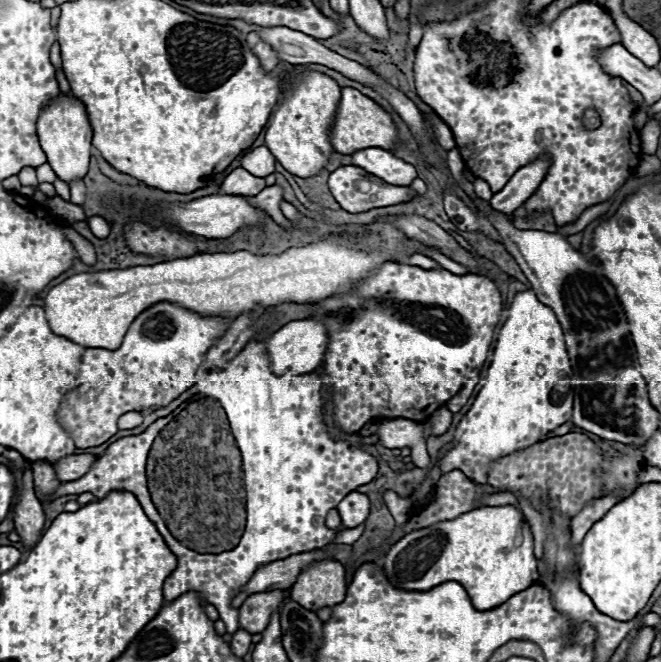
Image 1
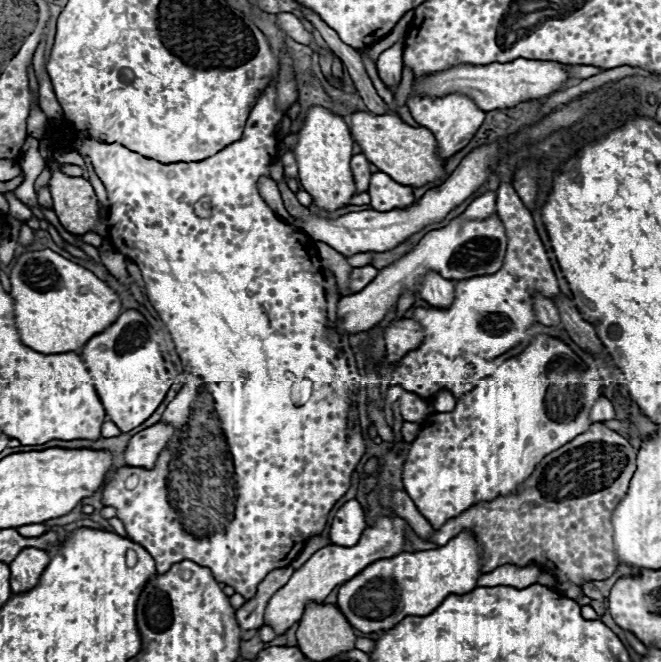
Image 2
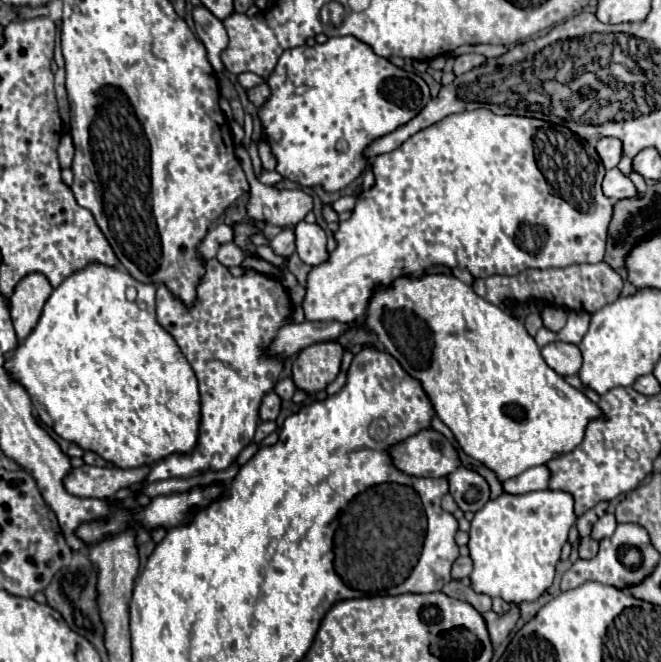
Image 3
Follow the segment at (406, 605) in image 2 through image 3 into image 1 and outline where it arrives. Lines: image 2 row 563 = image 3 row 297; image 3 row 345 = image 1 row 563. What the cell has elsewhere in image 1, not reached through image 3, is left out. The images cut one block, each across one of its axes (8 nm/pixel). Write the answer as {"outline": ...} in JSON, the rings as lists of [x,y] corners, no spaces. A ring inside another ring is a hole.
{"outline":[[[484,506],[456,520],[446,520],[440,524],[432,524],[428,528],[412,530],[404,538],[400,538],[384,556],[382,572],[386,580],[400,590],[430,590],[444,582],[458,582],[468,592],[476,610],[492,610],[500,606],[508,596],[522,592],[524,588],[532,586],[538,580],[536,558],[532,554],[534,542],[530,530],[522,522],[522,514],[514,506]]]}

